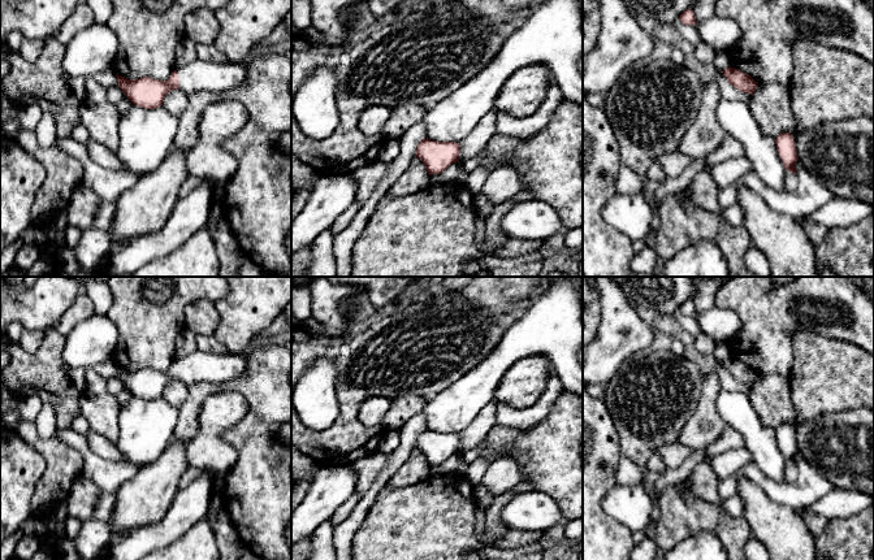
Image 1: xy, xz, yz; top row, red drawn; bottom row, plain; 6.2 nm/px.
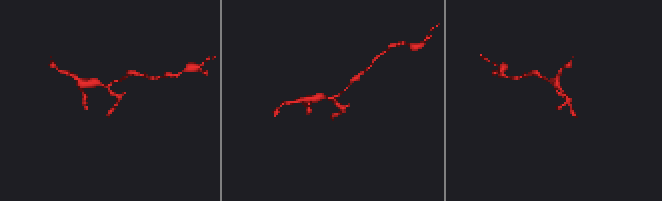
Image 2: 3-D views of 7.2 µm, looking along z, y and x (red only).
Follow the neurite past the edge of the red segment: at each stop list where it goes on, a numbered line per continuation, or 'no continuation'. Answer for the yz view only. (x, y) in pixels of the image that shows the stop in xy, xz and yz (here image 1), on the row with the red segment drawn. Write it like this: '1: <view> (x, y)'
no continuation

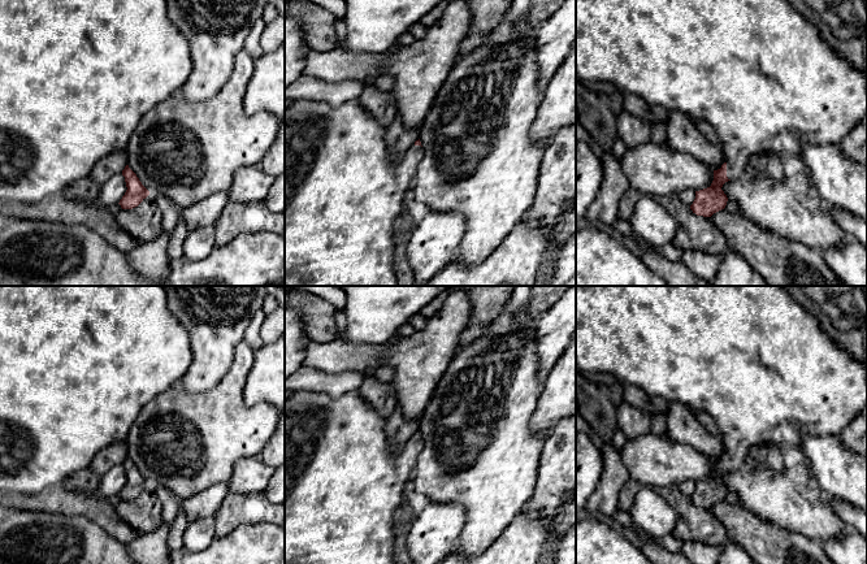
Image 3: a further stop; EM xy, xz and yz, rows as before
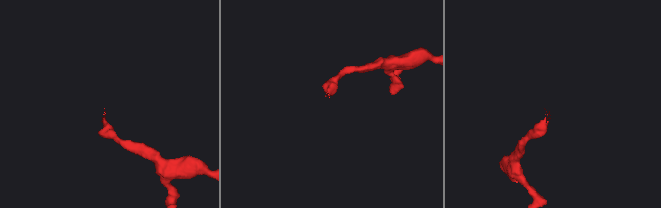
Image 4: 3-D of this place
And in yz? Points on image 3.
1: yz (757, 70)

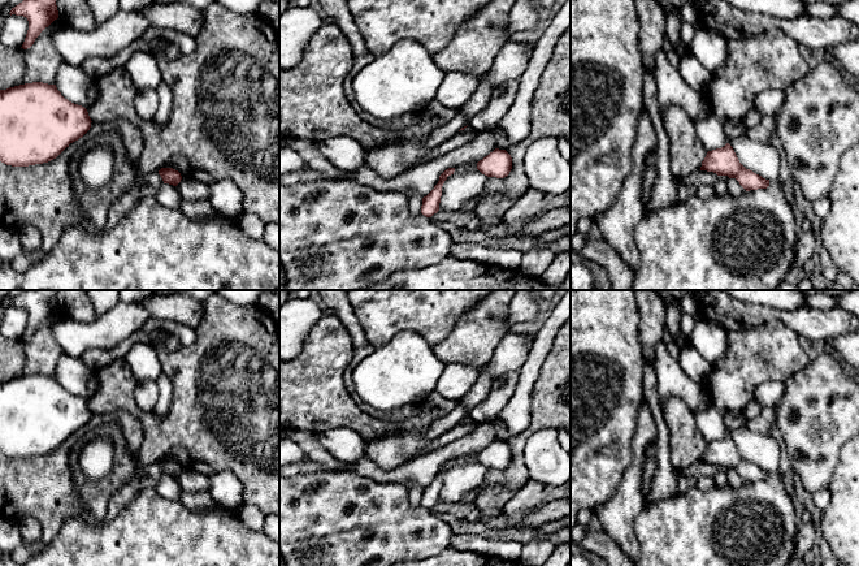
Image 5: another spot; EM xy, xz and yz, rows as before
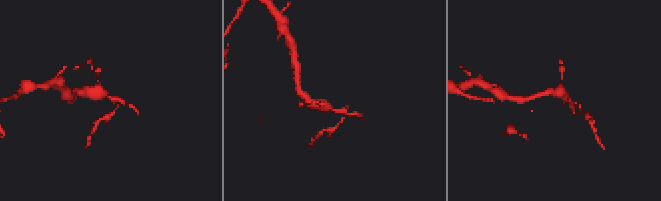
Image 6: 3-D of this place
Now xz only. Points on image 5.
no continuation

